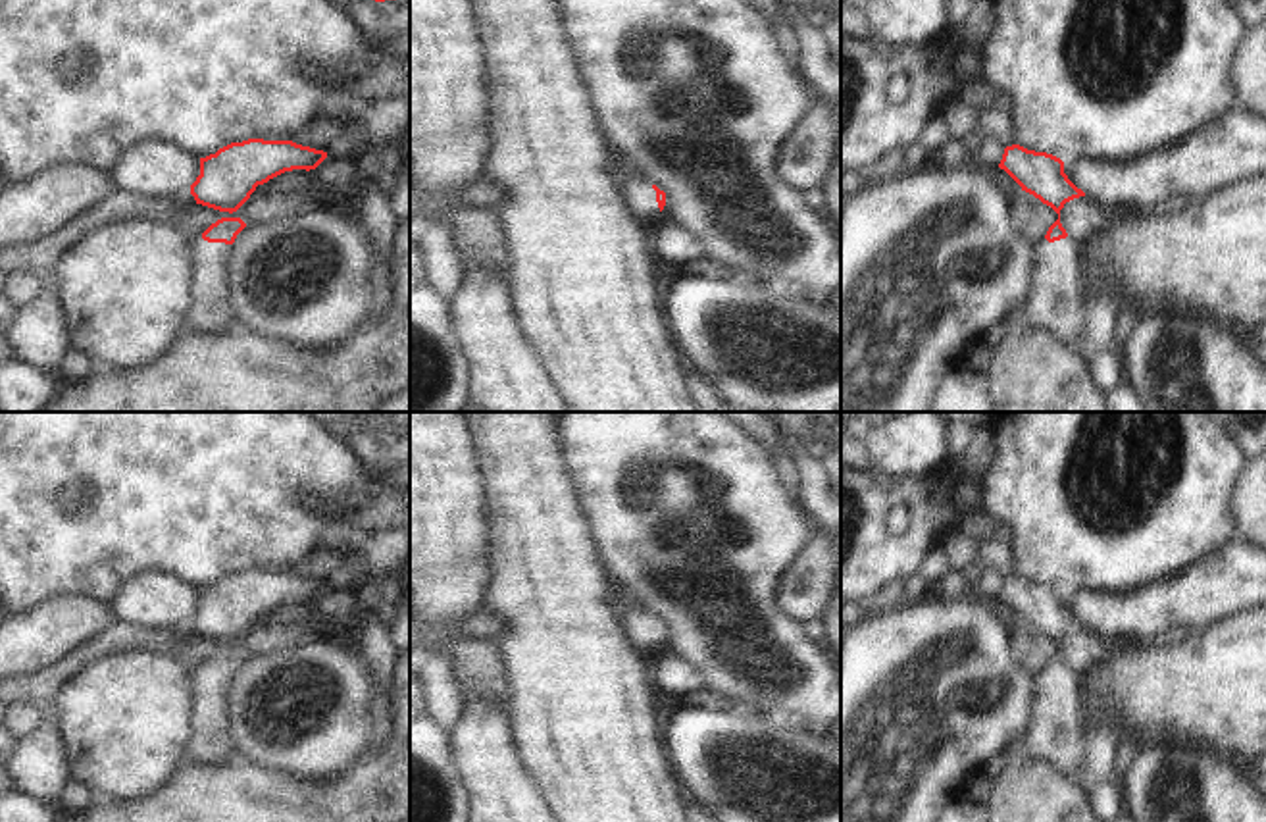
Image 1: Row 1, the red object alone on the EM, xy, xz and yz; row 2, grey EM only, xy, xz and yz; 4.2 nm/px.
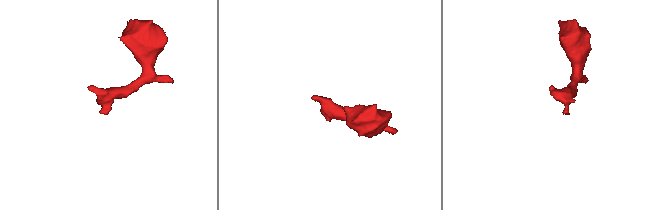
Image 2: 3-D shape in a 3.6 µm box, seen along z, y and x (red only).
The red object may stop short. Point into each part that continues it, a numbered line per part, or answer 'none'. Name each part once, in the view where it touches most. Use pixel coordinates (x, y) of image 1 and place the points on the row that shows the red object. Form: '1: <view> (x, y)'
1: xy (208, 310)

